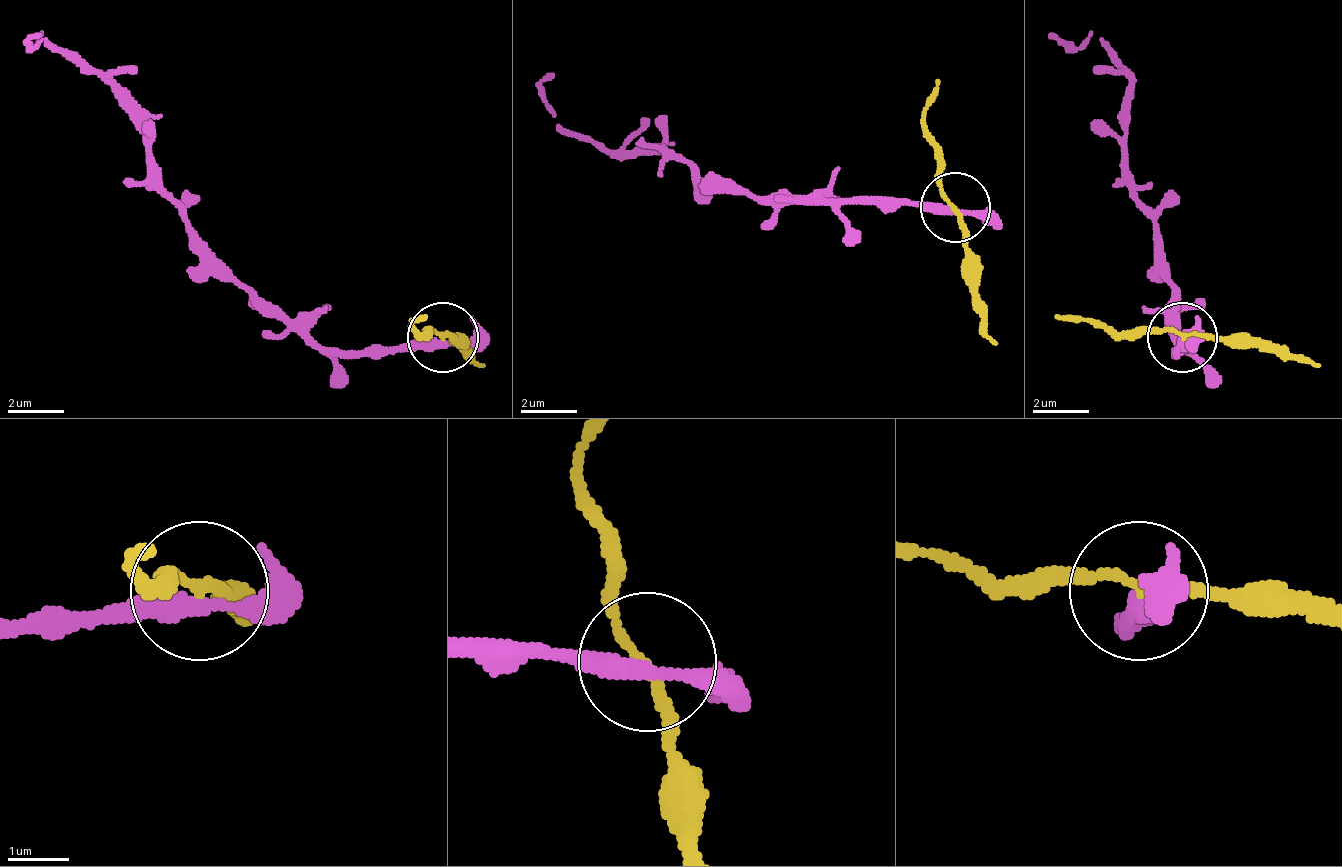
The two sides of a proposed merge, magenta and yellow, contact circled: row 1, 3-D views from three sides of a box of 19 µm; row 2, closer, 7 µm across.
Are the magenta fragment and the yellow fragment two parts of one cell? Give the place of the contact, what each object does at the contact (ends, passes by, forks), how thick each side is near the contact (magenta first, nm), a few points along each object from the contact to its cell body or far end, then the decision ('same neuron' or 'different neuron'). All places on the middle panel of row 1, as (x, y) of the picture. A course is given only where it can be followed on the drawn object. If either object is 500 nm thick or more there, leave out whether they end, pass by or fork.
at (955, 207); magenta passes by; yellow passes by; 280 nm thick on the magenta side, 160 nm on the other; magenta runs (953, 209), (798, 201), (714, 187), (672, 152), (601, 152), (552, 117), (545, 103), (552, 75); yellow runs (953, 209), (974, 314), (995, 342); different neuron

